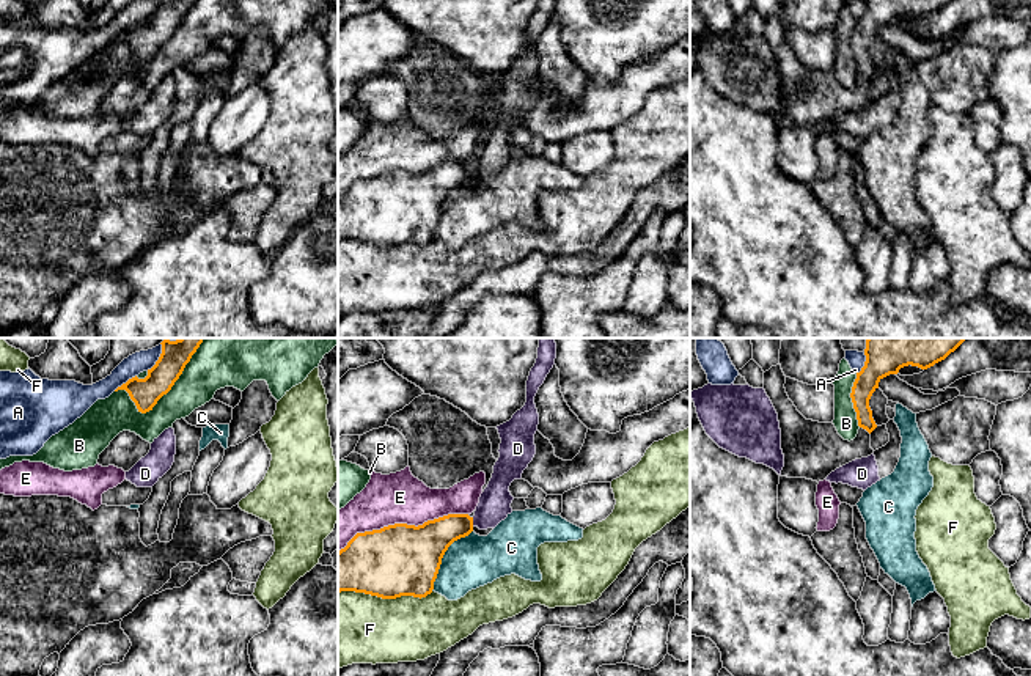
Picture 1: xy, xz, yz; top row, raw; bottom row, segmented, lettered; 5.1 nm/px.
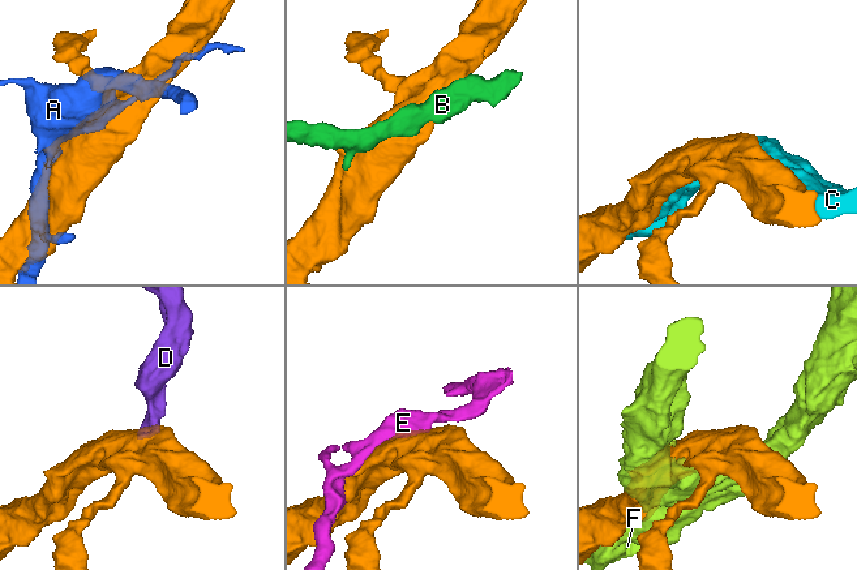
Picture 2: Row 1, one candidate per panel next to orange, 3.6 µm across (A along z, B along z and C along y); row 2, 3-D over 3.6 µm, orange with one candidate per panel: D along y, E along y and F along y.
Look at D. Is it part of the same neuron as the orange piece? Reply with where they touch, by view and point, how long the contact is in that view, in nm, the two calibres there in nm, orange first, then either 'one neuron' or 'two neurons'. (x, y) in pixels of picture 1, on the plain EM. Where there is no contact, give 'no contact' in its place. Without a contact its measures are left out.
xz (472, 170) | 50 nm | 200/160 nm | two neurons

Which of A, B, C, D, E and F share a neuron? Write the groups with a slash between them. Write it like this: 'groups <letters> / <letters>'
groups A / B / C / D / E / F

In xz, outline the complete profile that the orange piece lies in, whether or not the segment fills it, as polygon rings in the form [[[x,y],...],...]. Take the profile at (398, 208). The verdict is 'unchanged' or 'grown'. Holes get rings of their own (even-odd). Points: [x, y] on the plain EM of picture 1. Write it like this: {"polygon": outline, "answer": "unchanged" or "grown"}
{"polygon": [[[448,162],[418,175],[394,171],[357,181],[338,200],[338,241],[426,245],[448,195],[471,179],[473,165]]], "answer": "unchanged"}

